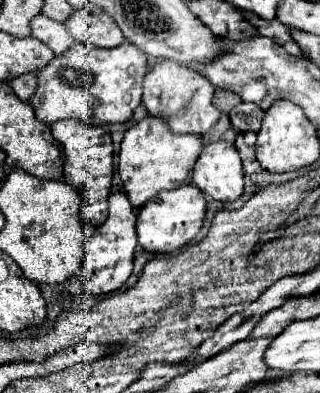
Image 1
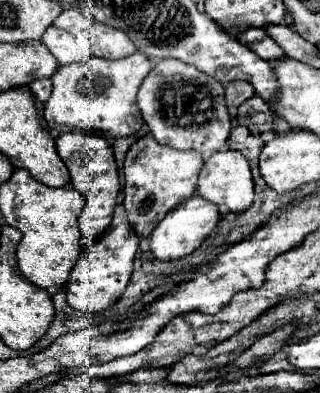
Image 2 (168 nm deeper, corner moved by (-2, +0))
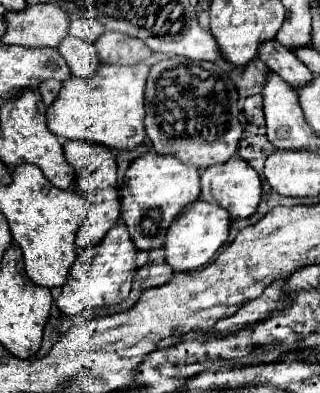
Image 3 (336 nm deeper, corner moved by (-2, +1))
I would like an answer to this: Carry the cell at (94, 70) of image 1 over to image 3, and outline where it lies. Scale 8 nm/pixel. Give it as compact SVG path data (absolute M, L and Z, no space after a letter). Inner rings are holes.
M102 63L92 79L70 77L62 83L62 89L56 101L46 111L48 129L64 139L84 139L88 143L100 143L110 149L134 149L138 147L146 133L144 133L144 85L150 67L146 63L138 65L106 65Z

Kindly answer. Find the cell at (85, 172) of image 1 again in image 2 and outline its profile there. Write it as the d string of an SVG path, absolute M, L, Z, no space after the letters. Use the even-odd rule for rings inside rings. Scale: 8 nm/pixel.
M66 132L56 140L56 148L70 172L70 184L84 196L84 202L86 202L84 210L80 214L80 220L78 220L80 234L84 238L96 240L108 230L108 226L112 222L112 212L116 206L116 196L120 192L118 168L114 162L112 146L108 144L106 138L96 136L96 134Z

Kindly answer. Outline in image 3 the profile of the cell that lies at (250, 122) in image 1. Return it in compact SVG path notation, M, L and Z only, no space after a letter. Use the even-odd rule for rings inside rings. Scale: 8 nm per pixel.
M254 95L254 97L246 99L244 117L250 125L256 125L256 127L264 125L264 111L262 111L262 103L260 103L260 95Z

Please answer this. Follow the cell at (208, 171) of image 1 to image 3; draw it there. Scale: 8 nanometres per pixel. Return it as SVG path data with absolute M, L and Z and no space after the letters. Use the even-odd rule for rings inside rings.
M232 157L226 163L216 163L202 171L200 199L206 203L216 203L224 207L234 219L250 217L252 213L256 213L258 203L260 203L260 193L262 193L262 183L260 183L258 173L248 165L248 161L240 157Z

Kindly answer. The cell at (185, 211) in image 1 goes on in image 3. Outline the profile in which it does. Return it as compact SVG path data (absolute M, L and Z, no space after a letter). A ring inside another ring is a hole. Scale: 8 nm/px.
M194 201L172 221L172 225L166 231L166 241L164 241L166 263L176 271L190 271L206 265L214 257L214 253L226 243L228 227L230 227L228 211L216 207L214 203Z

